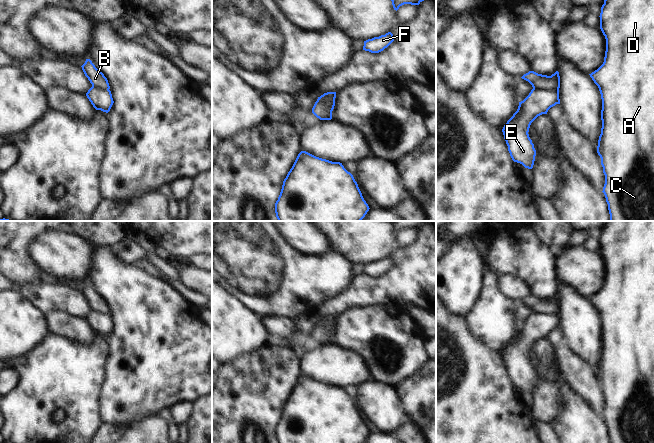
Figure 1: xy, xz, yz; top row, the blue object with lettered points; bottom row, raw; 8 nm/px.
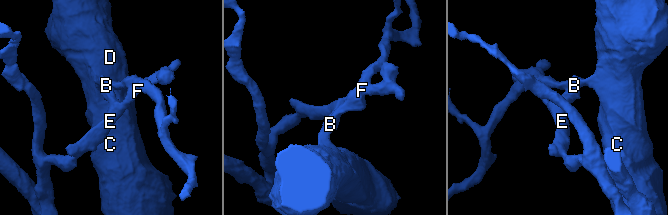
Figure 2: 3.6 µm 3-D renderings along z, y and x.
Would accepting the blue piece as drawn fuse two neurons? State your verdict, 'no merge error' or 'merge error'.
merge error

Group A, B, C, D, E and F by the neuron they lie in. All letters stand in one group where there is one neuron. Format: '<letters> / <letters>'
A B C D / E F

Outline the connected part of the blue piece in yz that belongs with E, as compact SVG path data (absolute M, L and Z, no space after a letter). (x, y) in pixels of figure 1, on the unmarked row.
M532 313L529 319L519 326L517 335L502 353L514 386L528 393L533 392L536 374L528 358L530 349L538 340L547 338L556 328L560 328L559 315L541 313Z

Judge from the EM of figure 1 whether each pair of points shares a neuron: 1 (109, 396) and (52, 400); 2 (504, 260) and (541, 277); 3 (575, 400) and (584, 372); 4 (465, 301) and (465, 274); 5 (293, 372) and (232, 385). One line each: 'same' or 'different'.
1: different
2: same
3: different
4: same
5: same

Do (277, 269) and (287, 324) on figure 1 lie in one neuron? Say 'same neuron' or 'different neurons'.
different neurons

